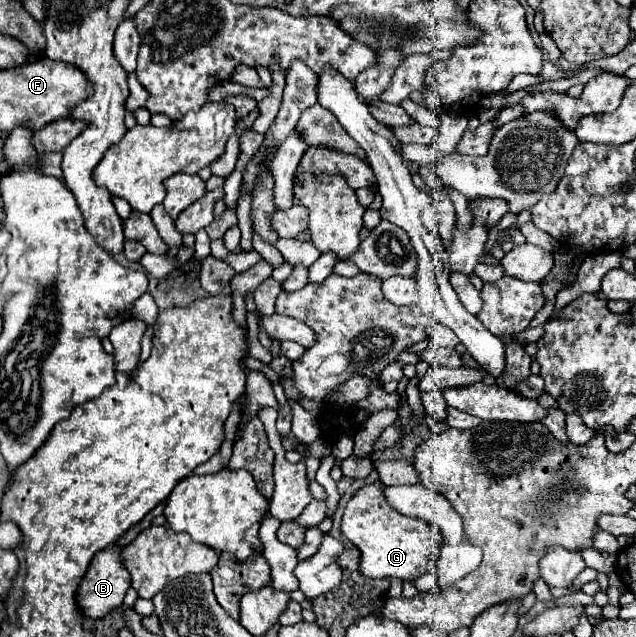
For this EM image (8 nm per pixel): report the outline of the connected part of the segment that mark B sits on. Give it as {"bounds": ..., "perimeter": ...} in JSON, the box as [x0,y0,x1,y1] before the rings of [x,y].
{"bounds":[76,546,130,620],"perimeter":[[[110,546],[110,548],[104,548],[100,550],[92,562],[90,562],[90,570],[84,574],[78,590],[76,590],[76,596],[78,596],[78,608],[82,610],[82,616],[84,618],[92,618],[92,620],[98,620],[98,618],[104,618],[108,612],[112,612],[114,608],[122,606],[122,600],[124,600],[124,594],[126,590],[130,588],[130,574],[126,572],[126,568],[122,566],[120,560],[120,550],[122,548],[116,548],[116,546]]]}

